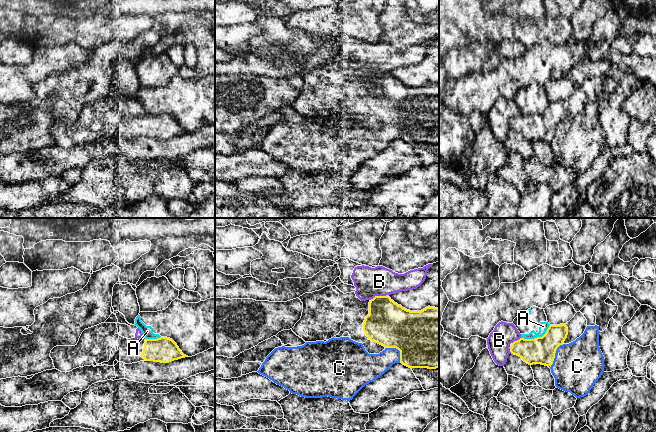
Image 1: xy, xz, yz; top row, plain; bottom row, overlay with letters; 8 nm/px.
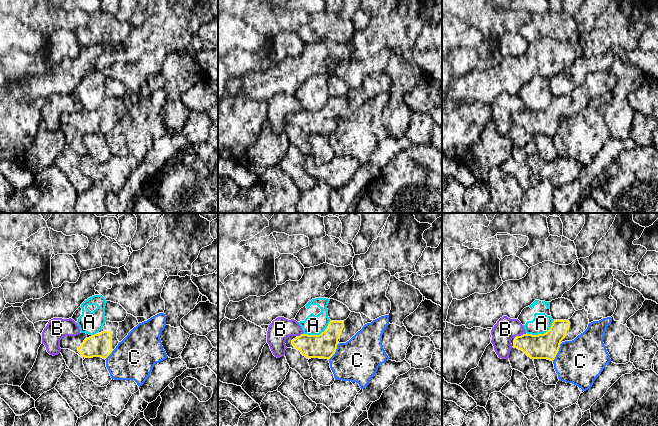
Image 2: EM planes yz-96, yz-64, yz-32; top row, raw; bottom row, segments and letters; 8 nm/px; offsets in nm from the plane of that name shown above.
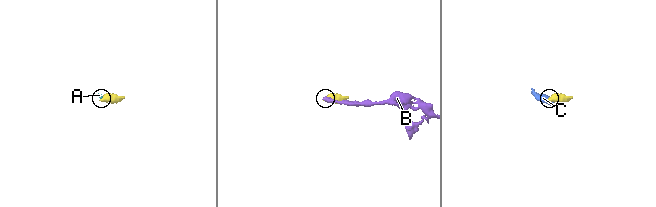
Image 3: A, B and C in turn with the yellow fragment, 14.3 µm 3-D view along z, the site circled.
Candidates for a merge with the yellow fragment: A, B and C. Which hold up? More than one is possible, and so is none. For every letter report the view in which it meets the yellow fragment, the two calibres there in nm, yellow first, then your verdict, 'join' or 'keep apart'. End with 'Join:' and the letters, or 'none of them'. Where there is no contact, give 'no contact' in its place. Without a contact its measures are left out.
A: meets yellow in yz; 220 nm thick on the yellow side, 80 nm on the other; keep apart
B: meets yellow in xz; 360 nm thick on the yellow side, 240 nm on the other; keep apart
C: meets yellow in xz; 460 nm thick on the yellow side, 200 nm on the other; keep apart
Join: none of them

